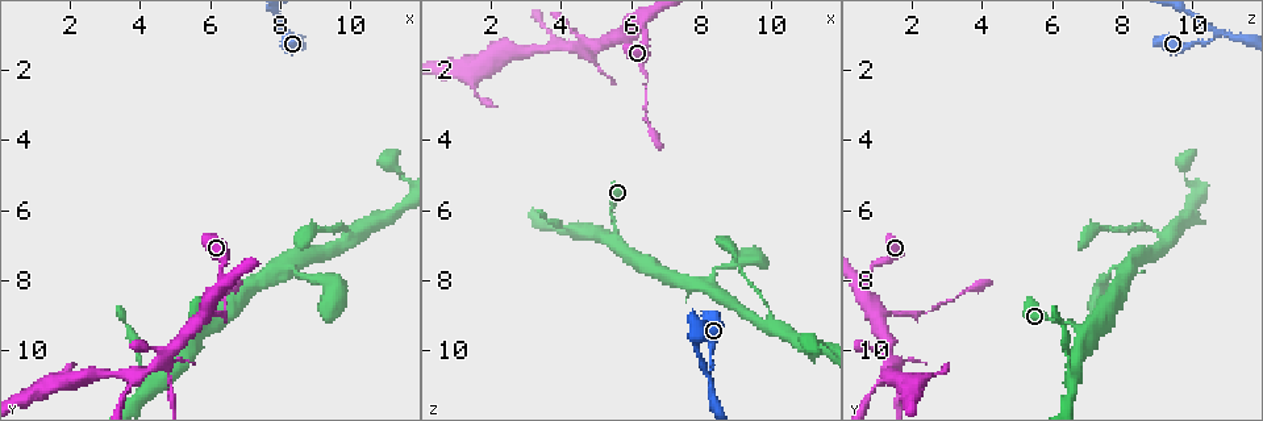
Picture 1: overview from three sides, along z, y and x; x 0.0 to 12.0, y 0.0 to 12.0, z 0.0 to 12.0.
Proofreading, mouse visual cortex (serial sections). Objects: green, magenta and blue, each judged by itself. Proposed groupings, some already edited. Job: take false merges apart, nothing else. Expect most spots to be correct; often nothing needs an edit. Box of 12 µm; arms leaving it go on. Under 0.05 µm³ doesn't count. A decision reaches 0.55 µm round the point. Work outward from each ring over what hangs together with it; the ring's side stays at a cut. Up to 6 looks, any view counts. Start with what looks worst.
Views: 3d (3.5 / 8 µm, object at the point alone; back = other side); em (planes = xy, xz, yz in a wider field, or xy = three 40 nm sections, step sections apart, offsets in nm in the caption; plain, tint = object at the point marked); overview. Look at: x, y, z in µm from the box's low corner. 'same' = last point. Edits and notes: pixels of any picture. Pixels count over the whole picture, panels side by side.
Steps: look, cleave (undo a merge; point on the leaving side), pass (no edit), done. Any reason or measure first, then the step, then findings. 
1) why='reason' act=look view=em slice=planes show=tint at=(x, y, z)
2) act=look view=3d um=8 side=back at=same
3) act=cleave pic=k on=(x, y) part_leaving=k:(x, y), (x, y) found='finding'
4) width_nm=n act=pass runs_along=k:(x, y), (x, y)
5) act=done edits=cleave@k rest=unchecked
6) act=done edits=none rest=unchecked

why='three arms meet' act=look view=3d um=3.5 side=back at=(8.1, 1.0, 10.7)

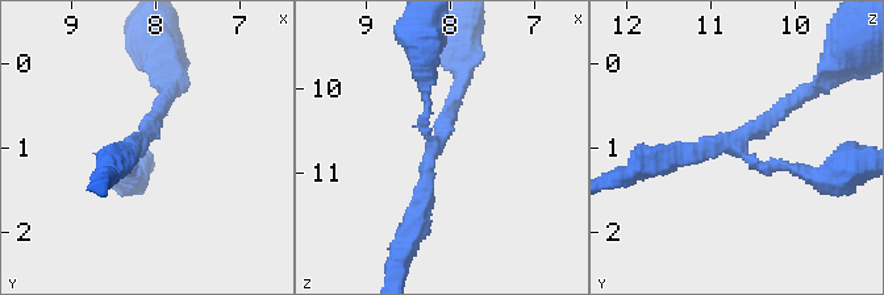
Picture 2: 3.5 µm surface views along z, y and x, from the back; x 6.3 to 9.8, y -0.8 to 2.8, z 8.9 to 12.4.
act=look view=em slice=xy step=2 show=tint at=(8.20, 0.95, 10.70)

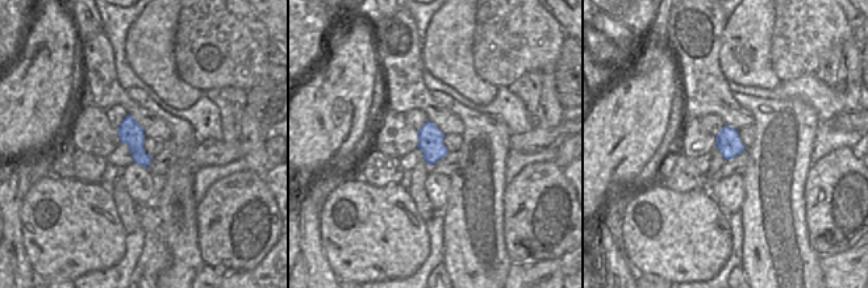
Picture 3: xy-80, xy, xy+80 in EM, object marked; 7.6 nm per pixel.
act=look view=em slice=xy step=1 show=tint at=same

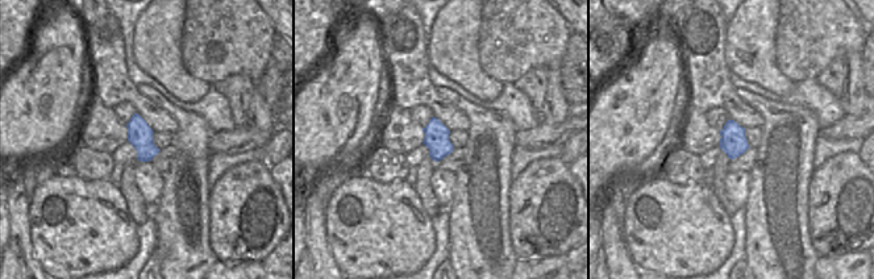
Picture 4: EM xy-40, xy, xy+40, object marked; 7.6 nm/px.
arms=3 act=pass runs_along=2:(132, 174), (165, 98) found='one cell here'

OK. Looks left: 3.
act=look view=em slice=xy step=2 show=tint at=(5.8, 9.0, 1.0)

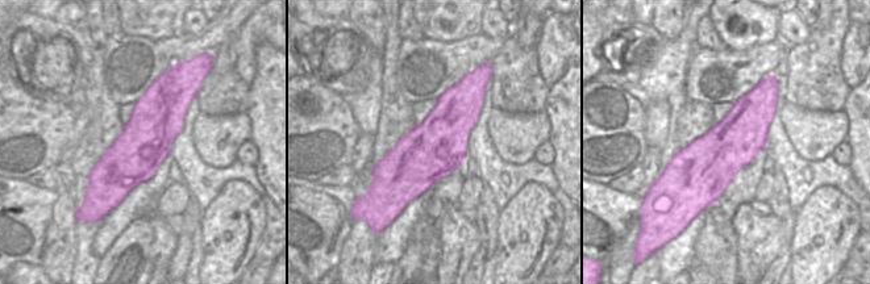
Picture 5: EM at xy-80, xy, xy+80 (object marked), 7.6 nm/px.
act=look view=3d um=3.5 at=same

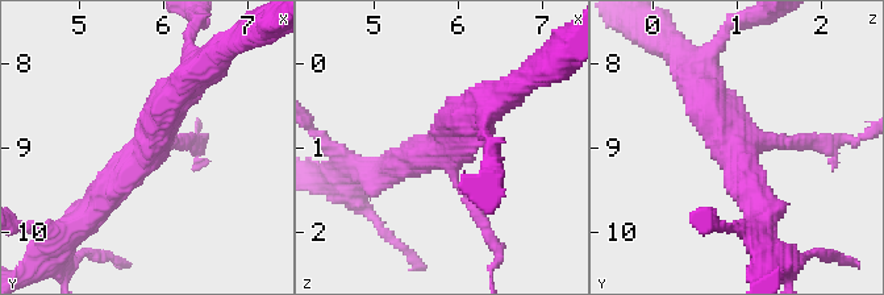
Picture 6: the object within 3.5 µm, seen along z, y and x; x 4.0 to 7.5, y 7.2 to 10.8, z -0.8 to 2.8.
width_nm=440 act=cleave pic=6 on=(487, 231) part_leaving=6:(468, 203), (496, 246), (492, 274) found='two cells meet here'

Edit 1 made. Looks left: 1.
act=done edits=cleave@6 rest=unchecked

